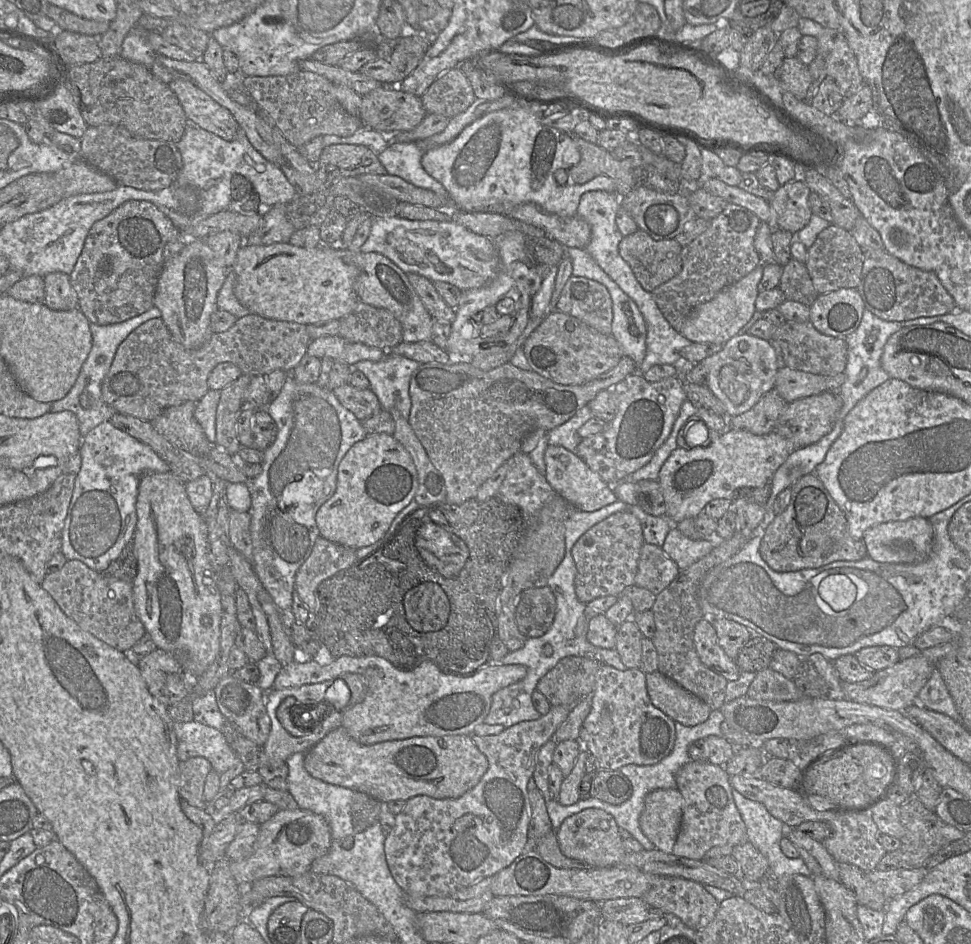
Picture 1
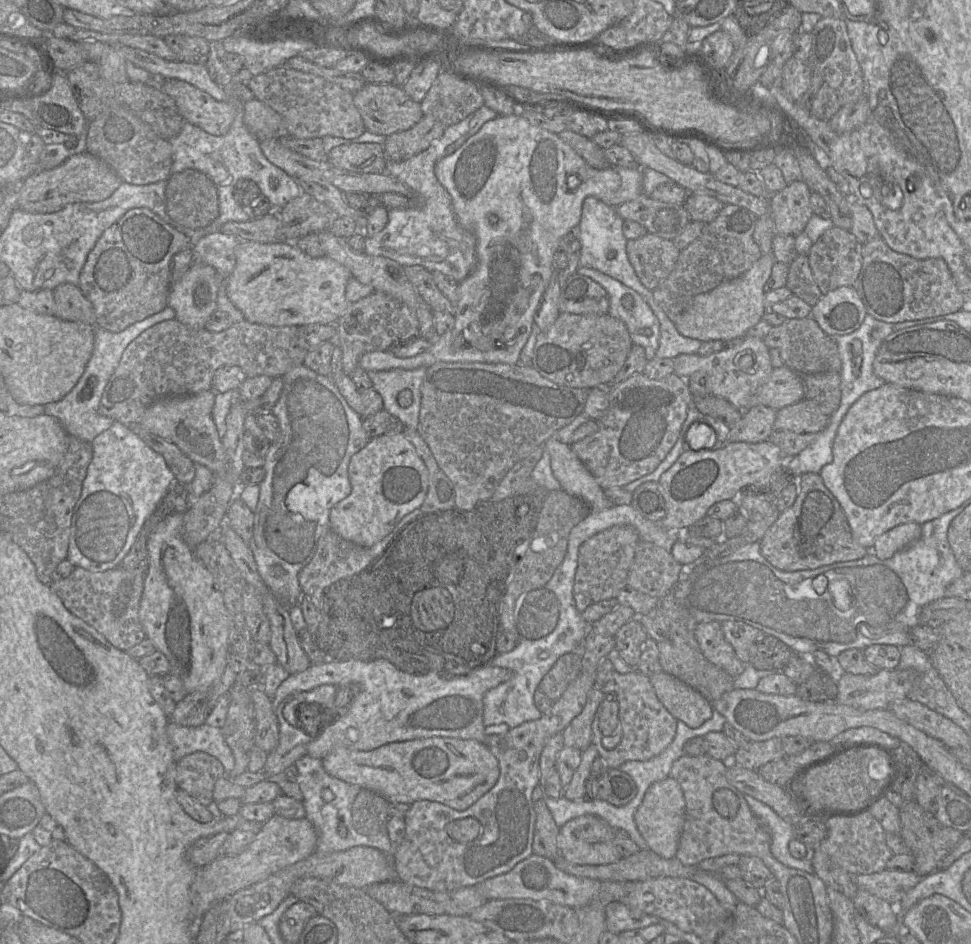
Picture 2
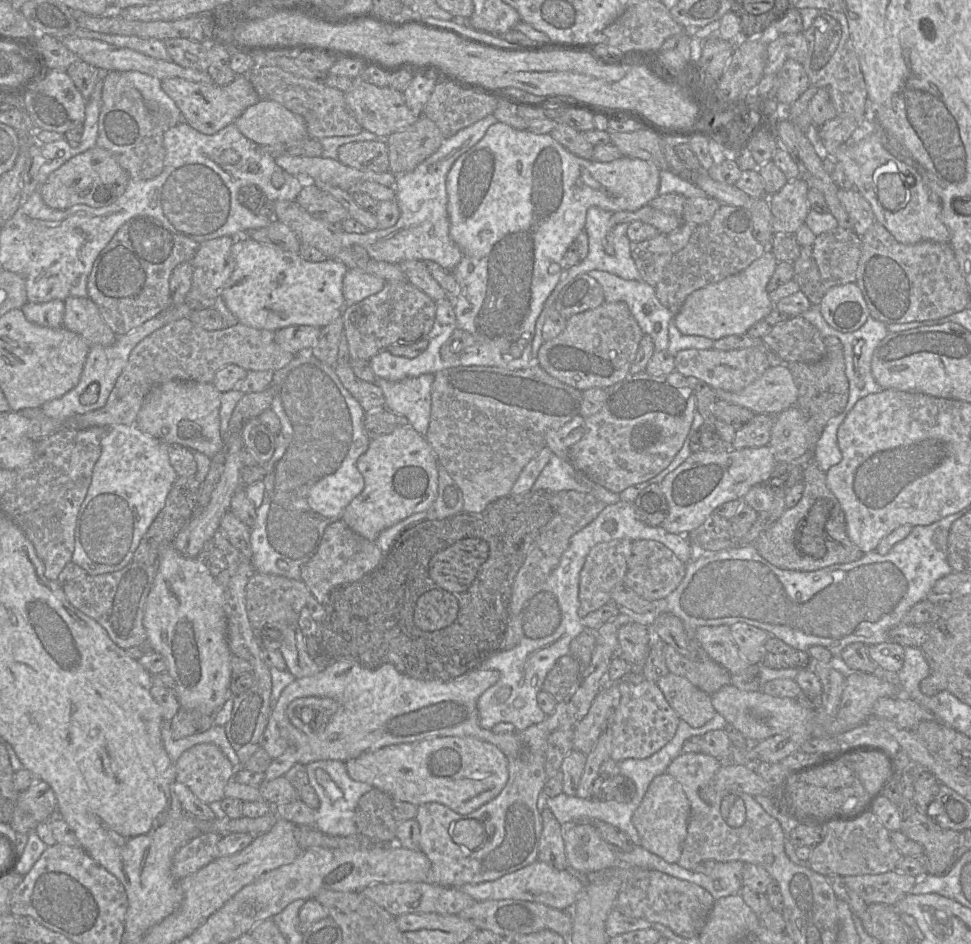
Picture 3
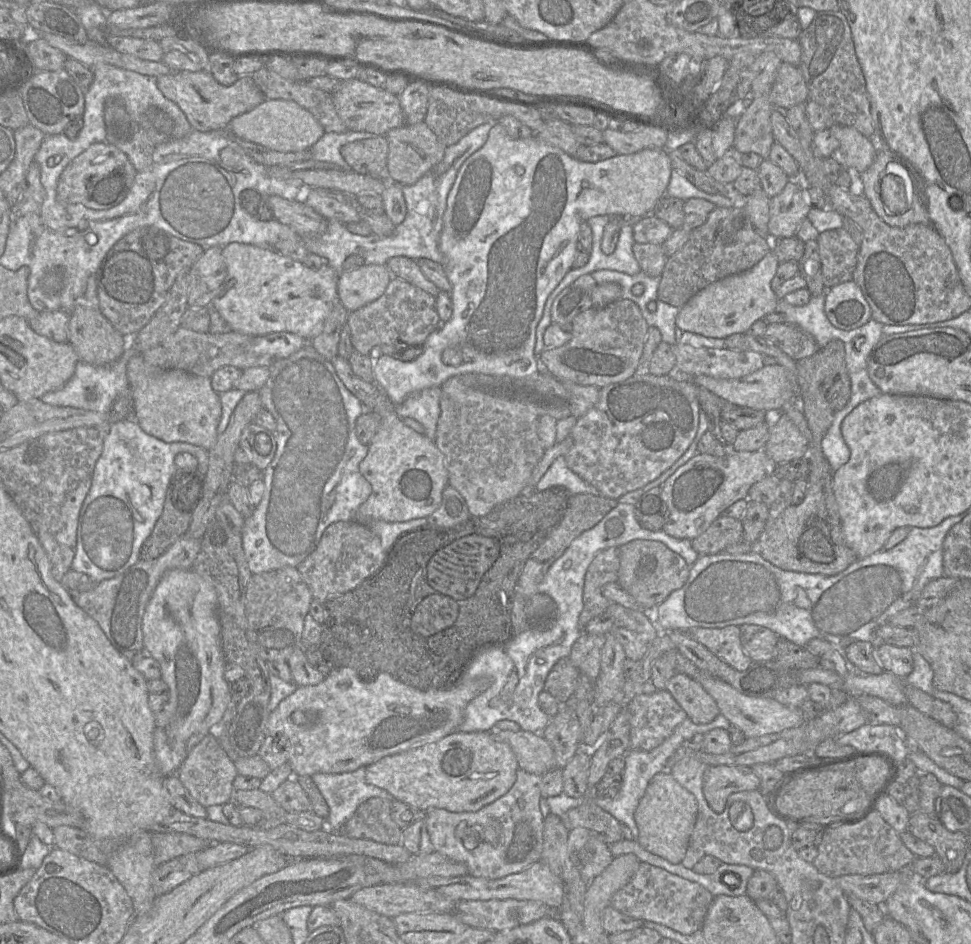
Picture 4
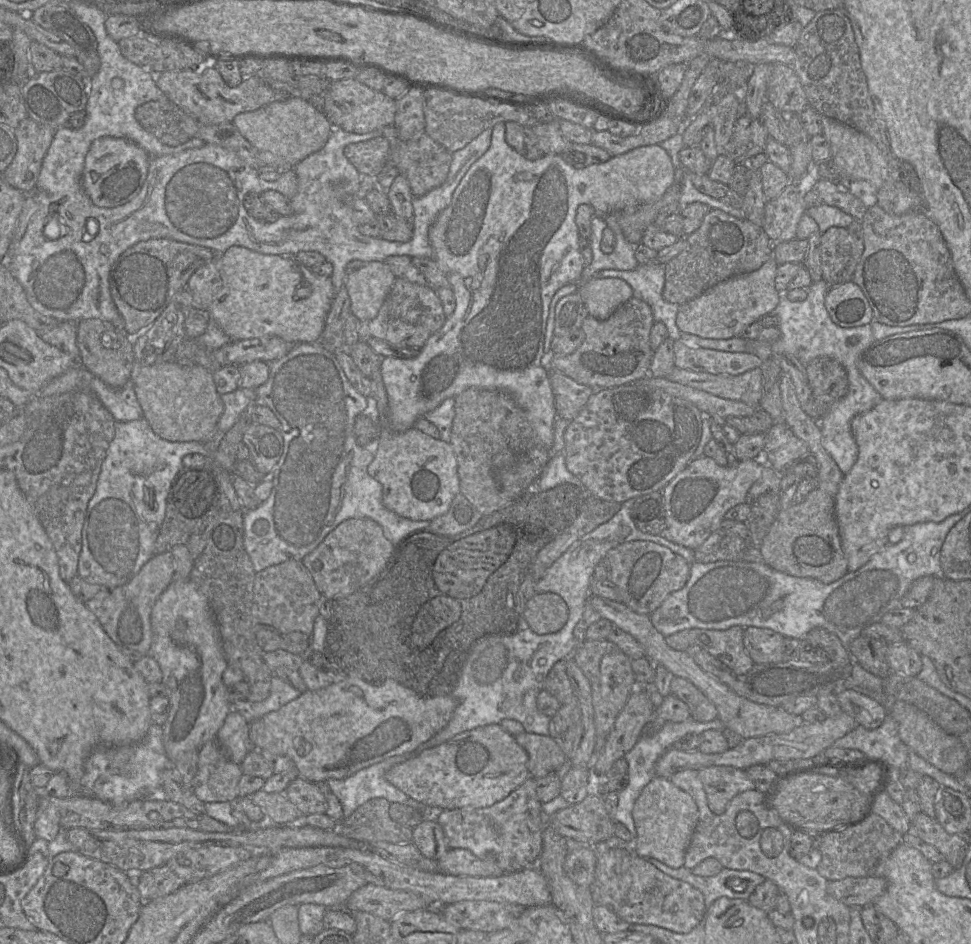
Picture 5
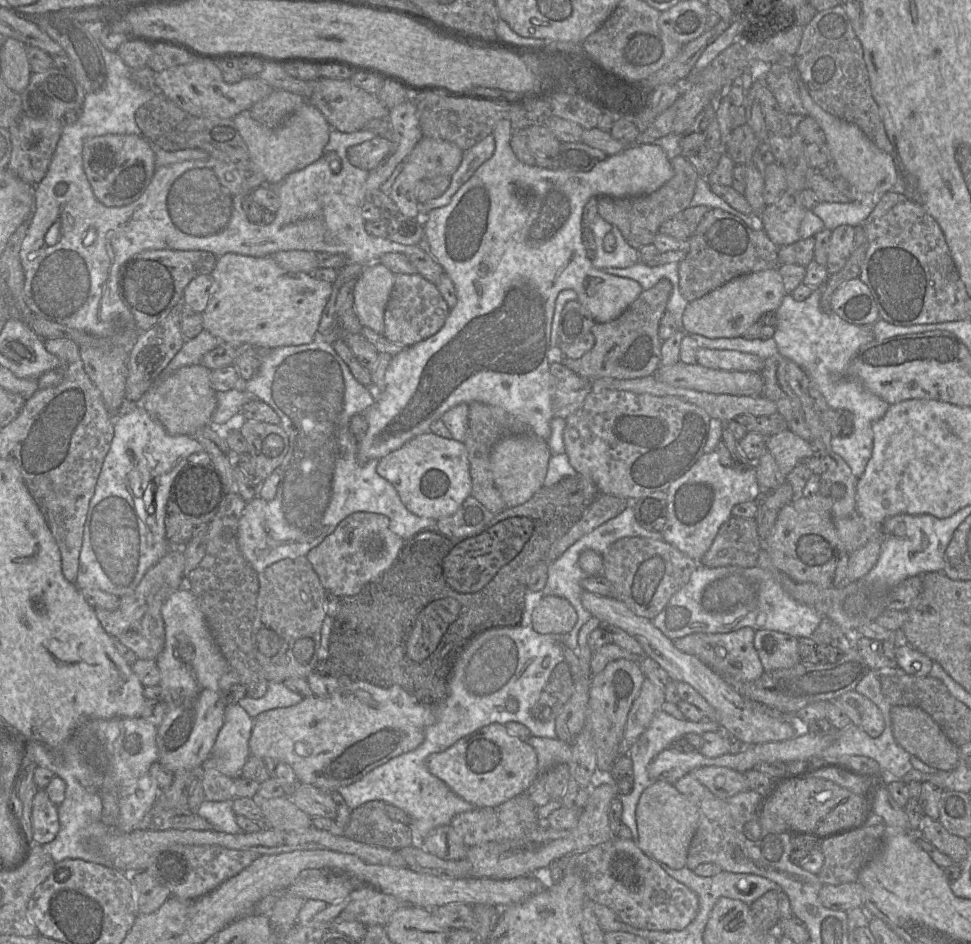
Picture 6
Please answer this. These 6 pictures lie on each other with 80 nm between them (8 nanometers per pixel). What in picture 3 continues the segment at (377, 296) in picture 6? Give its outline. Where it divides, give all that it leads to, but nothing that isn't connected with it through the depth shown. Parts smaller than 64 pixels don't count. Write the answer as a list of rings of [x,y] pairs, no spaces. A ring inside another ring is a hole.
[[[348,269],[342,283],[346,306],[356,304],[380,292],[386,285],[384,279],[361,269]]]

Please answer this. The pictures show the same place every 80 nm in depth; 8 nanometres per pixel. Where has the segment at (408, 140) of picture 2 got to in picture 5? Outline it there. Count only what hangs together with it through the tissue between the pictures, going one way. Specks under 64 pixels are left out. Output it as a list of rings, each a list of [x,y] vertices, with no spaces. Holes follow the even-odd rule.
[[[394,125],[382,128],[379,133],[389,141],[388,166],[395,166],[399,170],[399,174],[407,179],[413,196],[423,196],[446,181],[452,161],[452,153],[425,132],[417,140],[410,141],[402,141]]]

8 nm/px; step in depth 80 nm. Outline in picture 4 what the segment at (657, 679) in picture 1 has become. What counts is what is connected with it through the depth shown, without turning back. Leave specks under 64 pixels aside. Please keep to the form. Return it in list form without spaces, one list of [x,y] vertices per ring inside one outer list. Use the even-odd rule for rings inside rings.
[[[675,673],[666,684],[666,690],[695,724],[713,721],[720,710],[712,696],[699,682],[683,673]]]

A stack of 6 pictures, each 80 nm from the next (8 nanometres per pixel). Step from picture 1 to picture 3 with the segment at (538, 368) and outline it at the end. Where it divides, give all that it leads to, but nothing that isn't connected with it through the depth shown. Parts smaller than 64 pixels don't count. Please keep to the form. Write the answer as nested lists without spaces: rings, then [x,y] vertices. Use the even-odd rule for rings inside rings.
[[[604,302],[597,308],[569,317],[566,328],[560,335],[543,342],[535,363],[552,377],[580,391],[594,387],[607,389],[629,375],[630,366],[636,357],[643,336],[643,331],[625,302]]]

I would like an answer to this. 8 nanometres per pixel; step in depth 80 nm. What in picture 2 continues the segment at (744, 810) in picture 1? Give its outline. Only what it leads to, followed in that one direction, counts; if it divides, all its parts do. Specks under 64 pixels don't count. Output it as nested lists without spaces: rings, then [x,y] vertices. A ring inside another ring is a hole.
[[[744,794],[752,813],[769,828],[771,834],[770,850],[775,859],[787,867],[813,873],[813,867],[809,859],[796,859],[791,856],[788,845],[794,839],[794,825],[781,818],[771,807]]]

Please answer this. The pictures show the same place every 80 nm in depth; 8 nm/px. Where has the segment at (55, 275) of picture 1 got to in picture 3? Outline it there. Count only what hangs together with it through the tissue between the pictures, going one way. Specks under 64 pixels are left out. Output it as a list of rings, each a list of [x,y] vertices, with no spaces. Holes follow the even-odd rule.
[[[68,297],[64,301],[63,326],[92,345],[112,345],[117,335],[102,319],[98,307],[89,297]]]

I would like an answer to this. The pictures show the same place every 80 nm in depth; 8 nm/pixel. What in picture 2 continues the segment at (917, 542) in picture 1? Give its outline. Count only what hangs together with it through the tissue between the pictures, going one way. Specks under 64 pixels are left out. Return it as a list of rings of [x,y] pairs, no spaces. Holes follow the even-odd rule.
[[[918,523],[895,526],[876,538],[871,552],[881,560],[889,559],[918,540],[921,534],[922,526]]]

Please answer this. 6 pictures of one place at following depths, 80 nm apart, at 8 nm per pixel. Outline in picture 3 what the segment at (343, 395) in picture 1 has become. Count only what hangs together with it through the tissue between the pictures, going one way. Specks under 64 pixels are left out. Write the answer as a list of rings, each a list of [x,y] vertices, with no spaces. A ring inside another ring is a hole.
[[[335,366],[334,372],[365,413],[384,407],[382,390],[374,383],[367,383],[358,379],[350,366]]]

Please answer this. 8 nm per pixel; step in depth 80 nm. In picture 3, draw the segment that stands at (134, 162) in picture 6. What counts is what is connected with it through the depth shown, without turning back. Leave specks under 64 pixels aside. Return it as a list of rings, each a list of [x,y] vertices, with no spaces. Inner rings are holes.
[[[94,146],[53,171],[41,186],[41,196],[44,203],[53,209],[64,210],[77,204],[99,208],[115,202],[124,193],[129,180],[129,174],[111,152]]]

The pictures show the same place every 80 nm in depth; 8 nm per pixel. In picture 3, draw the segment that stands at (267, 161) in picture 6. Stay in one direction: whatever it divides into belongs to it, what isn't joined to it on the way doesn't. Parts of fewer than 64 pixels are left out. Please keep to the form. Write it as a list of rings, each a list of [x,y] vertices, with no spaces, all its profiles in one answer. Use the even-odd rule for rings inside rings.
[[[259,100],[235,121],[238,130],[259,146],[289,143],[308,137],[305,120],[275,101]]]

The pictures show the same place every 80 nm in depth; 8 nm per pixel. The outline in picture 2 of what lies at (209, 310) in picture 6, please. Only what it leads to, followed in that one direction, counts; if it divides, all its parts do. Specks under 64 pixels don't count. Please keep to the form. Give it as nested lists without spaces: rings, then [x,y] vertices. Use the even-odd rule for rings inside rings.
[[[240,241],[234,253],[235,267],[227,278],[227,296],[248,322],[267,326],[335,325],[351,304],[345,296],[346,285],[351,278],[350,271],[325,255],[313,258],[291,241],[274,243]]]

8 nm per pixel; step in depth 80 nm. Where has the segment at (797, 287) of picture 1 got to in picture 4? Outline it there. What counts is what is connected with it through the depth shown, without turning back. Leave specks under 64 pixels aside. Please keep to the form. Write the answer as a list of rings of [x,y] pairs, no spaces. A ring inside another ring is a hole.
[[[808,240],[804,245],[804,254],[798,261],[798,274],[806,281],[811,296],[825,294],[821,271],[821,260],[817,240]]]

